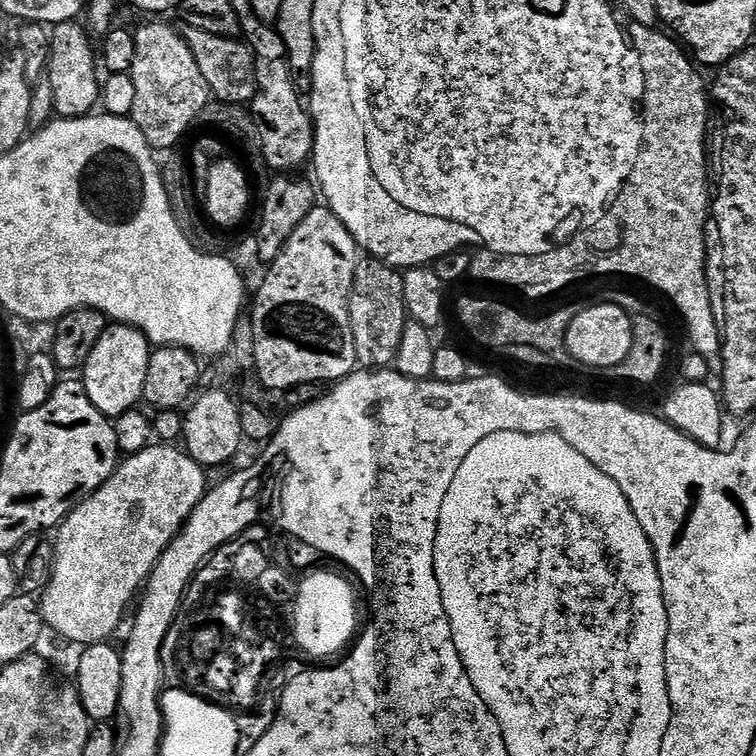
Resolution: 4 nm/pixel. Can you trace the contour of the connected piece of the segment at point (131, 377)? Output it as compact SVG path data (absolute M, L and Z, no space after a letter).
M119 322L106 329L82 369L82 383L94 407L109 418L133 411L143 401L146 372L153 353L148 337L140 329Z

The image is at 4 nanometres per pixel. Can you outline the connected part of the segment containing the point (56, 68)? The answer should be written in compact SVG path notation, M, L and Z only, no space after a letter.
M76 20L55 25L52 33L52 53L48 56L46 82L52 88L52 105L57 117L86 116L102 100L102 77L96 69L96 52L92 49L93 37L89 29Z

